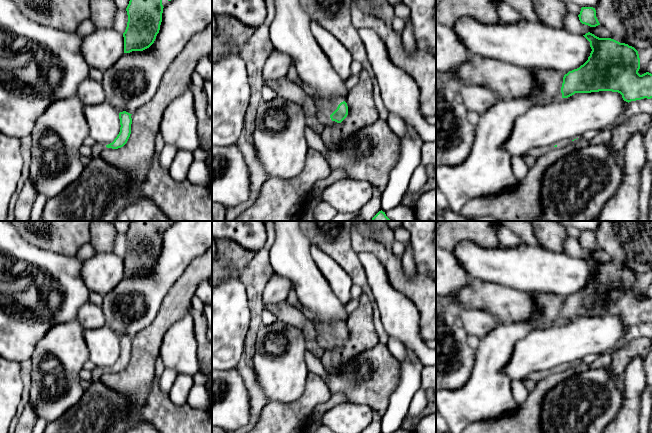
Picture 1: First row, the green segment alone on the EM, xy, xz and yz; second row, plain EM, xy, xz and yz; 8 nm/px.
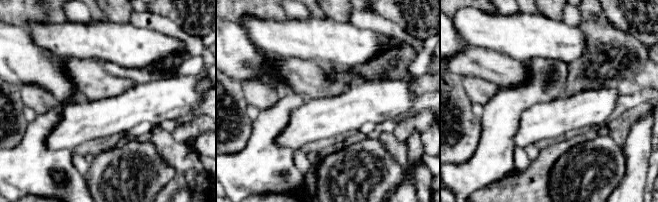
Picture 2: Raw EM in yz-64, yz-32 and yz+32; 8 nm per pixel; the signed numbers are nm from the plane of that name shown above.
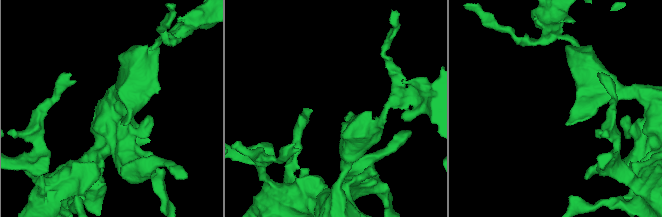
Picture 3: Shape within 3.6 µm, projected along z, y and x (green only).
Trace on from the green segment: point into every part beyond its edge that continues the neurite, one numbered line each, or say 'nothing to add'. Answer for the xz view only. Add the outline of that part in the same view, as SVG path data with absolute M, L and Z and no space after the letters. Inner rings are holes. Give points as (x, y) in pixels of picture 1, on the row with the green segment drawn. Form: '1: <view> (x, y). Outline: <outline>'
1: xz (322, 116). Outline: M302 81L302 89L307 95L311 96L315 100L315 104L317 107L317 119L324 126L330 125L332 120L330 116L325 112L325 107L329 106L330 108L332 108L334 102L327 102L322 98L318 97L316 92L303 81Z

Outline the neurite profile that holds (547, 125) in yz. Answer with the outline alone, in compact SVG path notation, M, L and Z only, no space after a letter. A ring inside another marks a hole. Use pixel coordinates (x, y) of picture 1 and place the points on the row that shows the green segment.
M618 92L575 93L558 102L531 107L517 117L512 134L503 147L511 156L523 156L533 148L541 146L553 148L558 143L577 139L588 130L599 132L611 128L619 121L626 119L629 114L629 104Z

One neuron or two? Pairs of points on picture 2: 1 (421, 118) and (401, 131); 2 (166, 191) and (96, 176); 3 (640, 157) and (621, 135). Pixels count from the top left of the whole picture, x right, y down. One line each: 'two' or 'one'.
1: one
2: two
3: two

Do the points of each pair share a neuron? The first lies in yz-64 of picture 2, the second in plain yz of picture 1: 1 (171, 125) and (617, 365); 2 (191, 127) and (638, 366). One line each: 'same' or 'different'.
1: different
2: different

